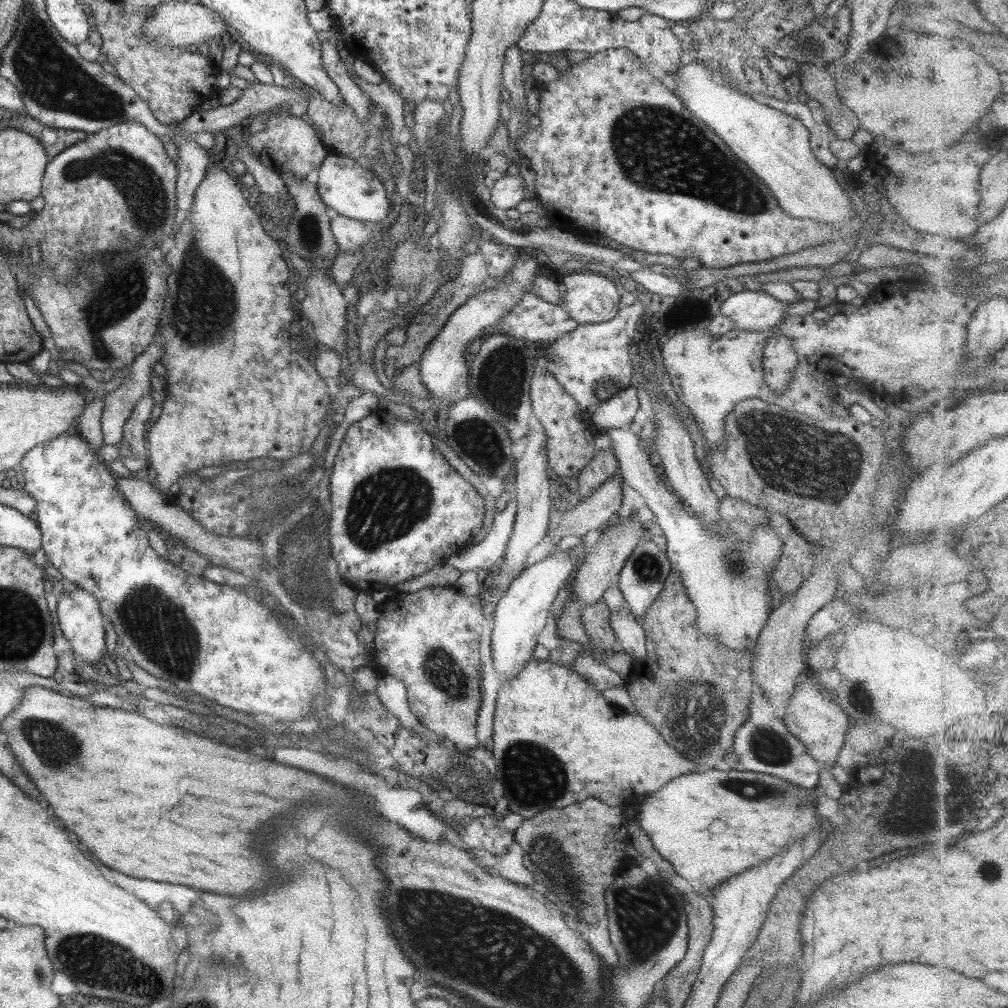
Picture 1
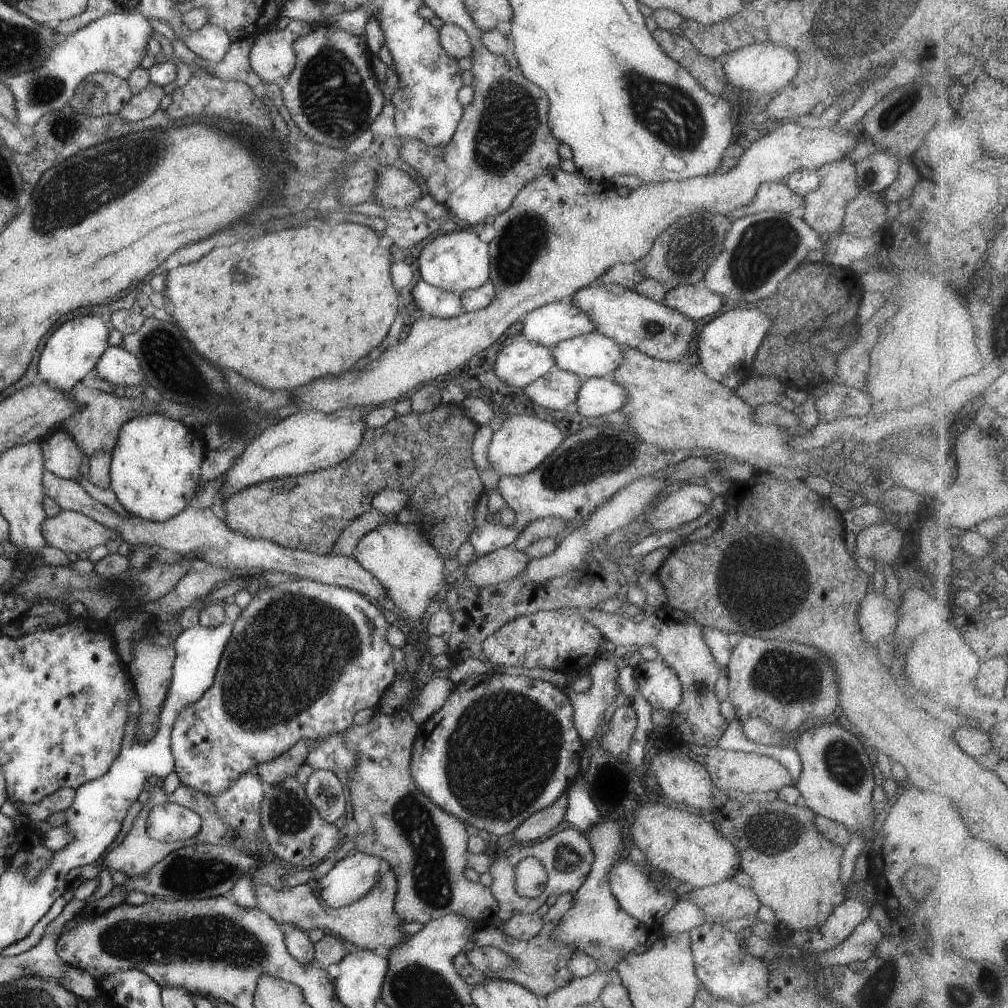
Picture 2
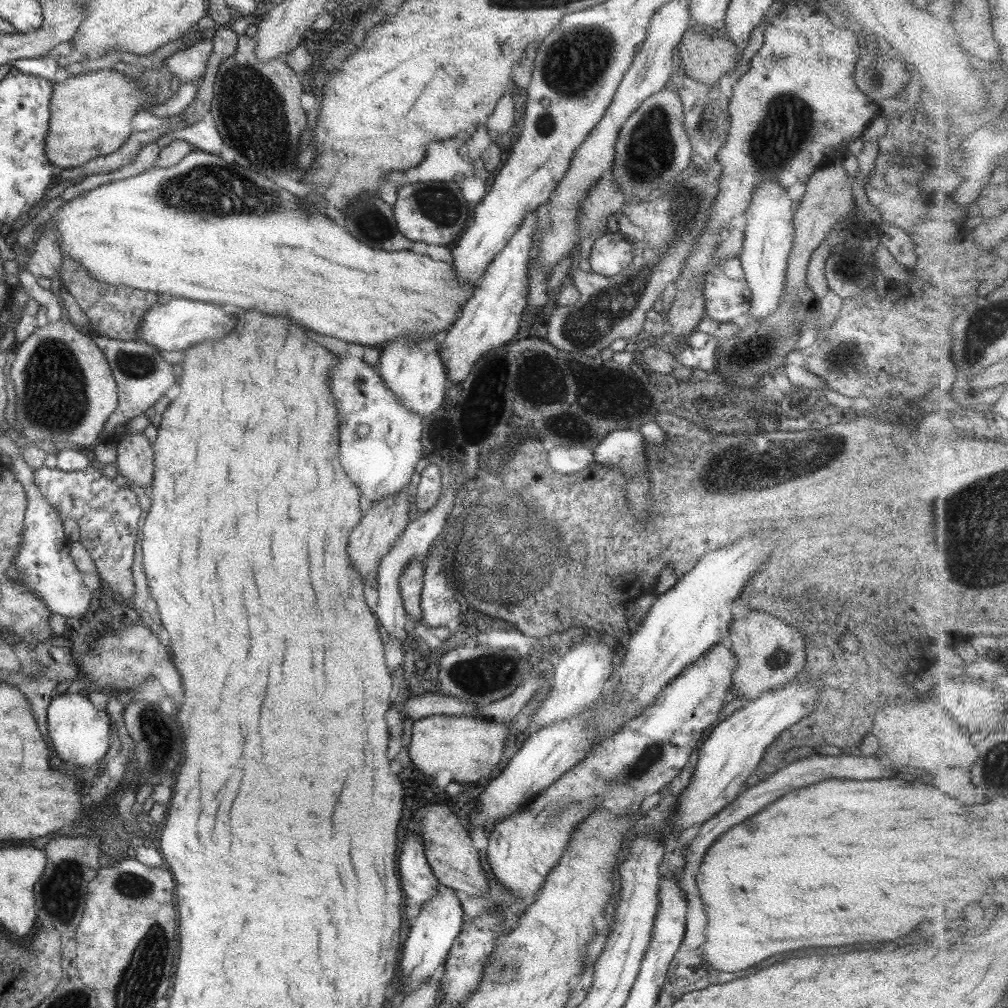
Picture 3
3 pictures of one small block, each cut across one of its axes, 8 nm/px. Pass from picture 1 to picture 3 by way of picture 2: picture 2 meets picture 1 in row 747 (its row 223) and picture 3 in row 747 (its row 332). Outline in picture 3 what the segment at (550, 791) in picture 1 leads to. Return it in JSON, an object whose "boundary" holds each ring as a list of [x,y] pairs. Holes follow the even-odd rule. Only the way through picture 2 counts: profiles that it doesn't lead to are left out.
{"boundary":[[[432,715],[415,720],[408,750],[410,760],[426,776],[445,774],[454,782],[482,782],[500,762],[509,733],[504,724],[470,715]]]}

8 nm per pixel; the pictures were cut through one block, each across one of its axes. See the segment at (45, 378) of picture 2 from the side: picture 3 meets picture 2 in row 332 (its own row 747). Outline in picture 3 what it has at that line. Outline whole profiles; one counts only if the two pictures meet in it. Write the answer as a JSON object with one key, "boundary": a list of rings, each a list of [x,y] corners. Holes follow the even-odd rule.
{"boundary":[[[67,692],[56,695],[47,708],[48,734],[52,742],[52,750],[56,756],[76,768],[96,766],[112,745],[110,739],[110,717],[106,710],[98,710],[89,697],[82,693],[69,694]]]}

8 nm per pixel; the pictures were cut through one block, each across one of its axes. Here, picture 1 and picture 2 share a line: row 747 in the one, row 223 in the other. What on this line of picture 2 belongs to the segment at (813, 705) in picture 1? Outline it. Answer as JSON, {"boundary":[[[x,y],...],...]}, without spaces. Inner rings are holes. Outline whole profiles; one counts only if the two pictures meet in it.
{"boundary":[[[844,156],[836,162],[828,163],[817,170],[820,186],[803,199],[804,215],[802,220],[820,234],[820,237],[828,239],[831,235],[842,232],[842,222],[845,216],[846,205],[862,192],[856,184],[856,166],[850,156]]]}

